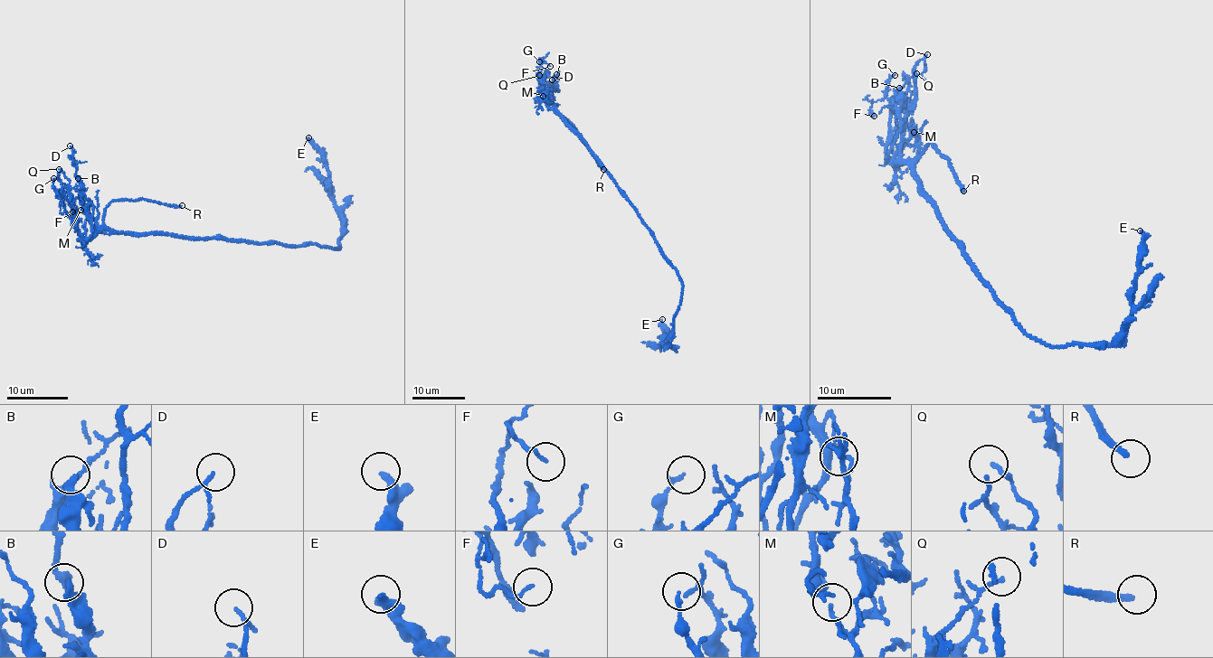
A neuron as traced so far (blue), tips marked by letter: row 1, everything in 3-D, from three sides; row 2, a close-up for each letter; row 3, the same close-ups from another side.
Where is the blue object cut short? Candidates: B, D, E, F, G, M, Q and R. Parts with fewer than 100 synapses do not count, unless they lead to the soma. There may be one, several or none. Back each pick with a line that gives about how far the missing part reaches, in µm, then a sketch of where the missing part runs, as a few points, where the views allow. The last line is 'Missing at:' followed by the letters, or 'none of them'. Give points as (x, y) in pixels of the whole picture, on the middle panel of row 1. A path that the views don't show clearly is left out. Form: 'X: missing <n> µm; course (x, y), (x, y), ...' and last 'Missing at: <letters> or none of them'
R: missing 60 µm; course (603, 169), (654, 244), (671, 262), (658, 339), (661, 356), (669, 361), (685, 358), (701, 371), (704, 377)
Missing at: R

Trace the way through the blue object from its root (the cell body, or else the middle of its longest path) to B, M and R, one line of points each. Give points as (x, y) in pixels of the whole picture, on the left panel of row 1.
B: (249, 243), (151, 232), (118, 234), (105, 230), (88, 238), (92, 234), (93, 209), (78, 178)
M: (249, 243), (214, 239), (196, 239), (151, 232), (108, 233), (99, 230), (93, 217), (80, 210)
R: (249, 243), (151, 232), (133, 235), (107, 227), (103, 220), (106, 207), (111, 202), (142, 198), (182, 205)

